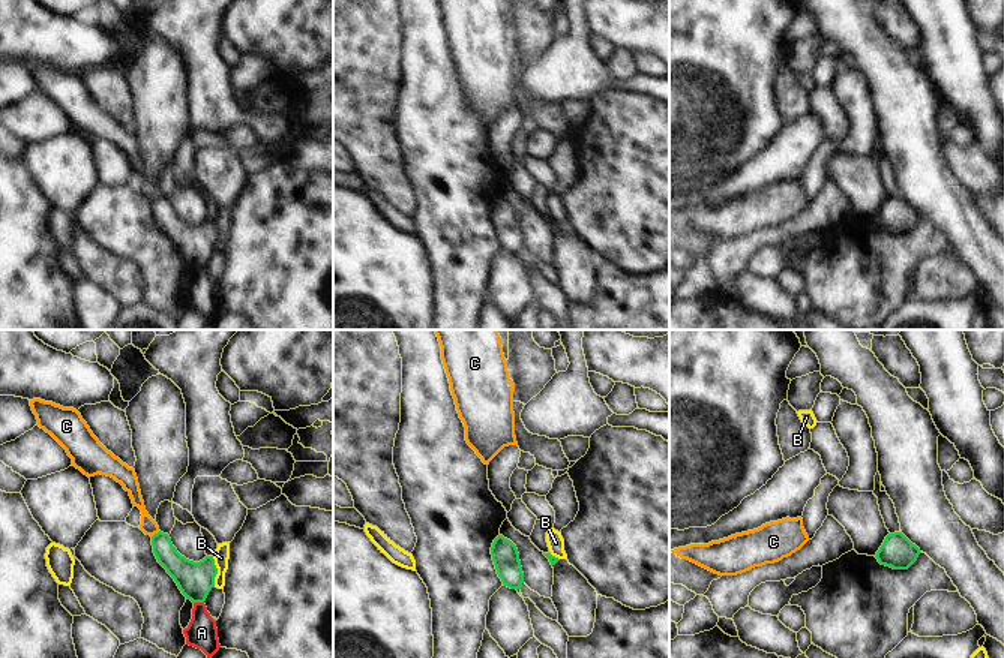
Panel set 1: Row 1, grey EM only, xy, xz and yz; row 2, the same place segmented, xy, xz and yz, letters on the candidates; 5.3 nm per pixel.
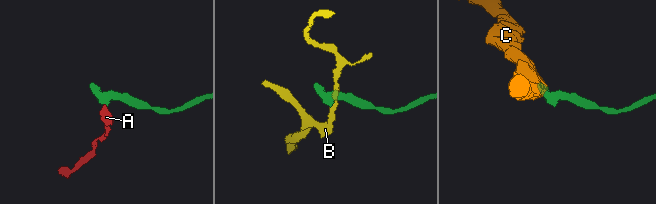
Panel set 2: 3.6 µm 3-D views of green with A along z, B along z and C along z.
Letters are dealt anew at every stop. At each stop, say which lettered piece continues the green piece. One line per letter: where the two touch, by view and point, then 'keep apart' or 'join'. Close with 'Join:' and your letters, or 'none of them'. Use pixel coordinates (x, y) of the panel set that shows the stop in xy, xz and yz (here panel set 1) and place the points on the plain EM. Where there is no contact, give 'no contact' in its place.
A: meets green in xy at (198, 266); keep apart
B: meets green in xy at (216, 236); keep apart
C: meets green in xy at (155, 198); keep apart
Join: none of them

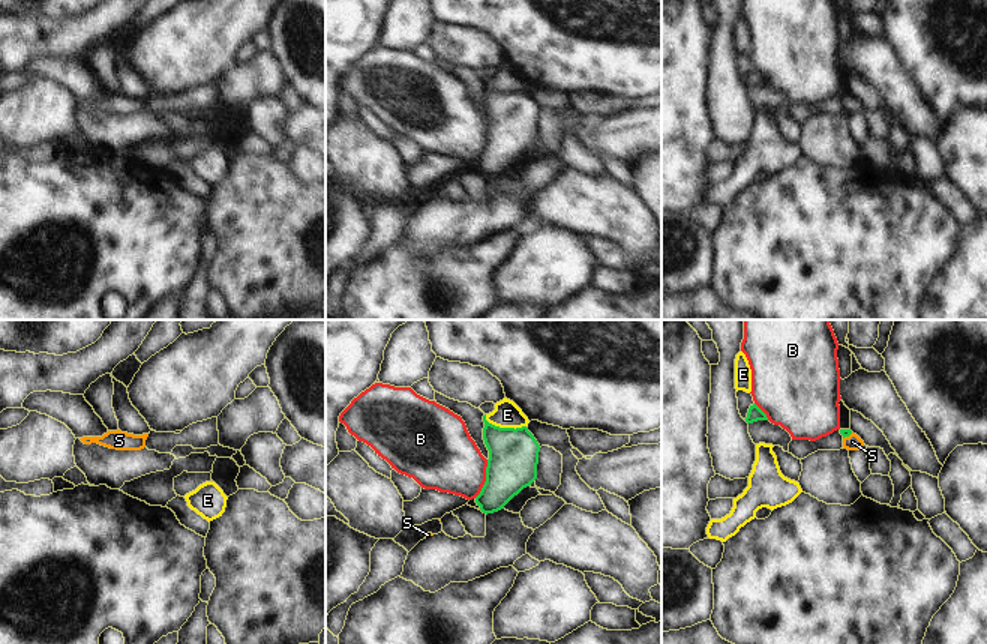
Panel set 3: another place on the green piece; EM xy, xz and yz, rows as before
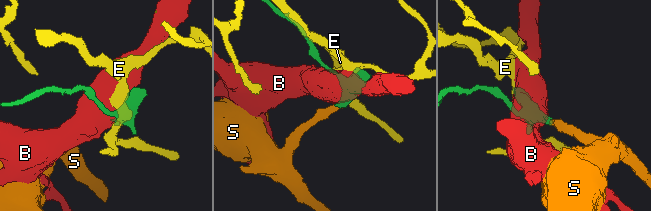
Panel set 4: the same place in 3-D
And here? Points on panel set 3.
B: meets green in xz at (486, 143); keep apart
E: meets green in xz at (504, 92); keep apart
S: meets green in yz at (848, 99); join
Join: S

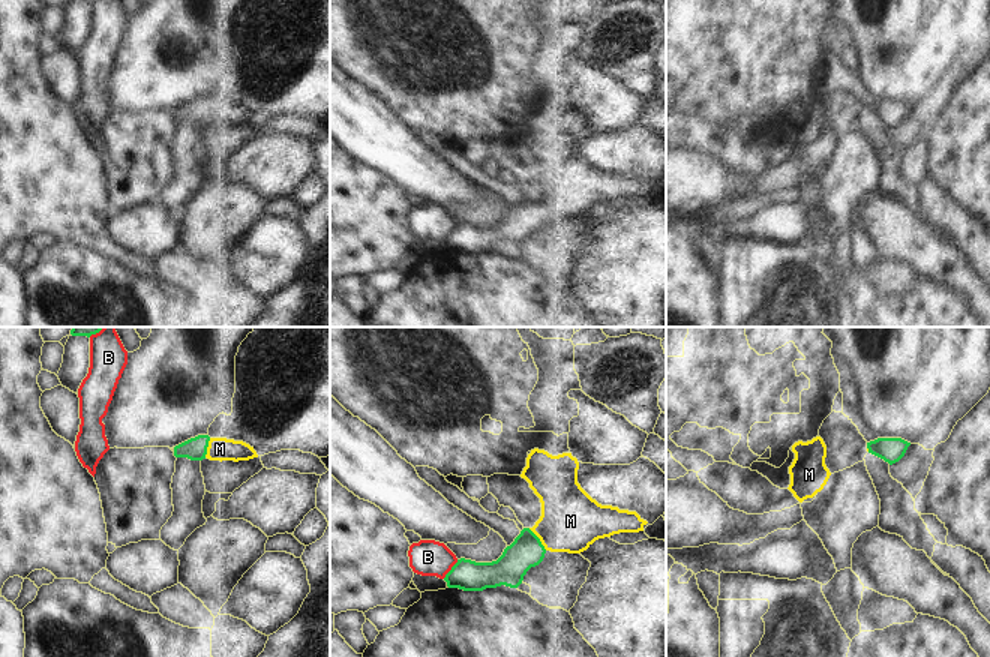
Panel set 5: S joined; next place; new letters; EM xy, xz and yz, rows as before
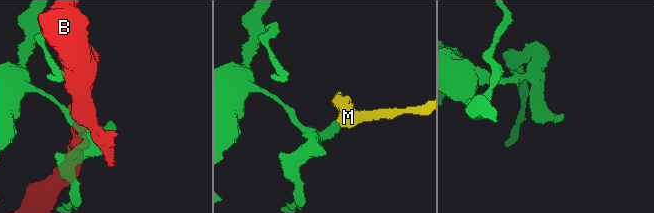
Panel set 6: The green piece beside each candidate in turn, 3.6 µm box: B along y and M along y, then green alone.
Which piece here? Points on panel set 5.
B: meets green in xz at (452, 233); keep apart
M: meets green in xz at (539, 203); join
Join: M

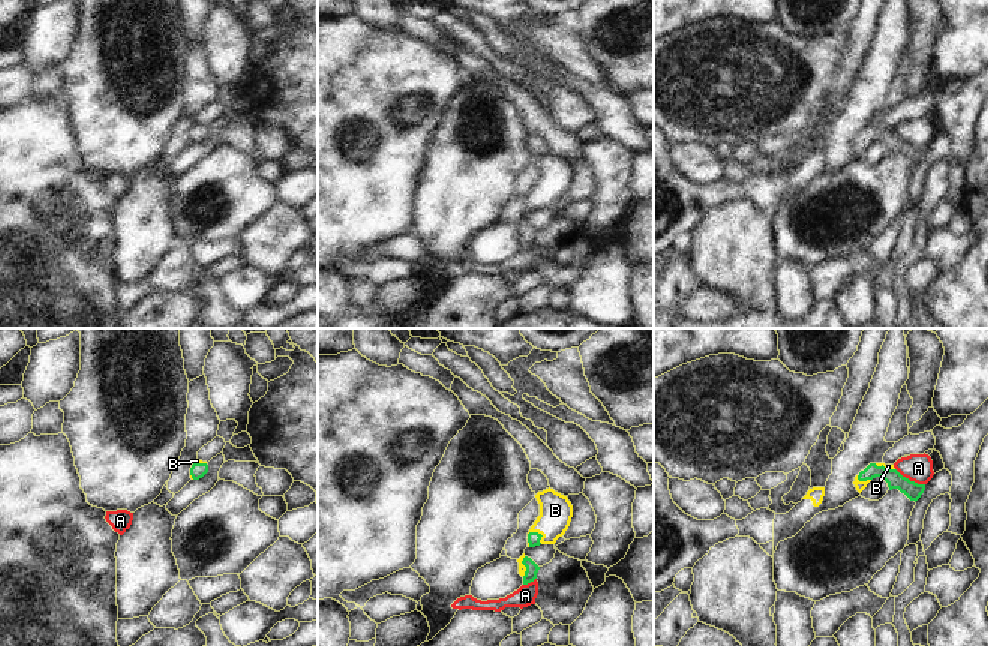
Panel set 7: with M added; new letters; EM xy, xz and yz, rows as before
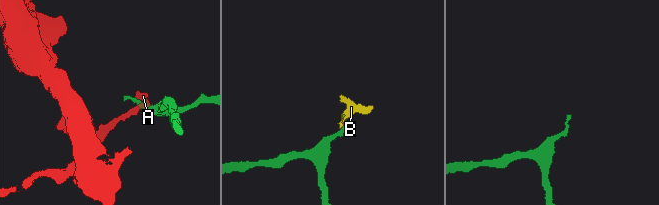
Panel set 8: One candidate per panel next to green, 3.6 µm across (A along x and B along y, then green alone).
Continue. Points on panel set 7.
A: meets green in yz at (909, 144); keep apart
B: meets green in xz at (537, 197); join
Join: B

